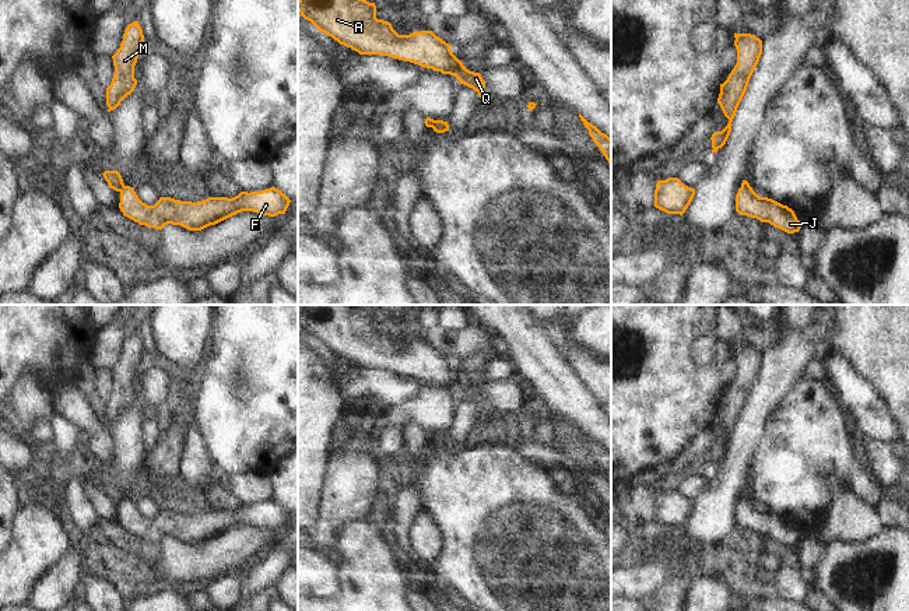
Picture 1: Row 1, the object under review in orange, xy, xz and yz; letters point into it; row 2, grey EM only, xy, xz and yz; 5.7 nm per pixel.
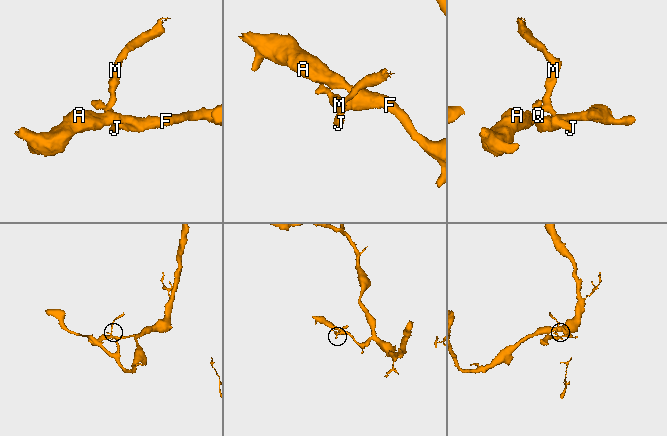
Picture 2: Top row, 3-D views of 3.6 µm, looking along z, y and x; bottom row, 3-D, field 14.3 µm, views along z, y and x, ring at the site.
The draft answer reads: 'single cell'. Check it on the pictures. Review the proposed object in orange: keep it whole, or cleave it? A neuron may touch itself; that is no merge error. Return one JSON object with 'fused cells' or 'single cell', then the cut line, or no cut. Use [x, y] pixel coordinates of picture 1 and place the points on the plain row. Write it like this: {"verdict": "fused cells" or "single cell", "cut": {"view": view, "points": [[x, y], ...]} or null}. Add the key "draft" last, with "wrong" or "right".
{"verdict": "fused cells", "cut": {"view": "xy", "points": [[123, 498], [119, 504]]}, "draft": "wrong"}

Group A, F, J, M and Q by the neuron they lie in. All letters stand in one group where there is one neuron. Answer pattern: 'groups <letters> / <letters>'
groups A F J Q / M

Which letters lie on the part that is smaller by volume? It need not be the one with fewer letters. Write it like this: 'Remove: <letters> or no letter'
Remove: M

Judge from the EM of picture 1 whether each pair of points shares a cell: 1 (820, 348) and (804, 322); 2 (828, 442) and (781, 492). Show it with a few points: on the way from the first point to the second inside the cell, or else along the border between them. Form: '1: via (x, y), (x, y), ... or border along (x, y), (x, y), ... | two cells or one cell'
1: via (817, 341), (809, 329) | one cell
2: via (816, 455), (790, 480) | one cell

